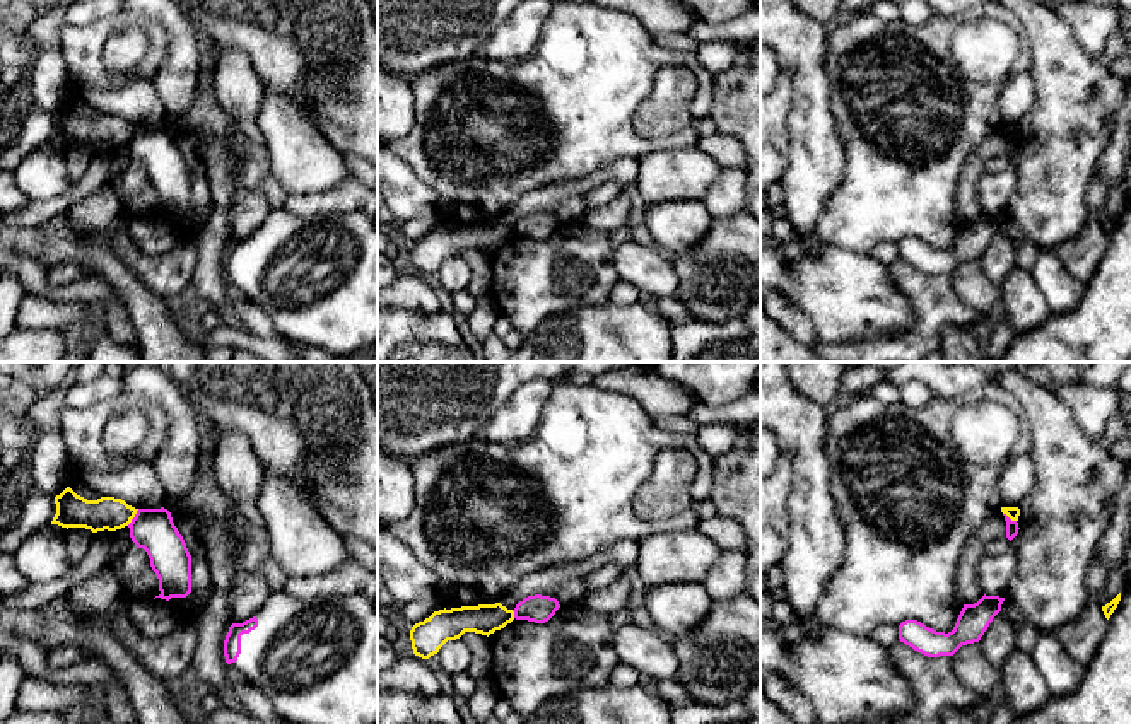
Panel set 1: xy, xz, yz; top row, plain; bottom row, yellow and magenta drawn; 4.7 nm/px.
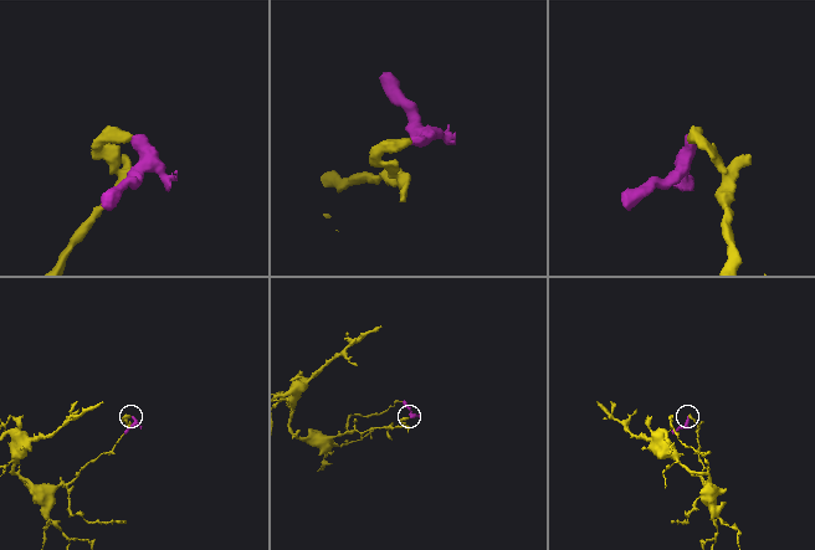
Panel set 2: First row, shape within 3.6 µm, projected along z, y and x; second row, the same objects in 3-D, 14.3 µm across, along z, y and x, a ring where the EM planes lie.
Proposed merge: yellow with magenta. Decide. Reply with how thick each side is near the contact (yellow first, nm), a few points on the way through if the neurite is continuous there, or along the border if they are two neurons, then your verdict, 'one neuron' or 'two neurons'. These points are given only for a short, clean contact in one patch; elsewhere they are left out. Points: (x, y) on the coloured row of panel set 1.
160 nm thick on the yellow side, 200 nm on the other; border along xy (139, 509), (127, 525); two neurons

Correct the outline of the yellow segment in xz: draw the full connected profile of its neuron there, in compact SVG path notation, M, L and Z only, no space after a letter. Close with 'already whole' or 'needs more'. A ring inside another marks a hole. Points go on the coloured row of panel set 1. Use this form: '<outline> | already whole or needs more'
M501 603L461 606L434 611L410 630L413 654L429 659L448 640L460 639L465 632L490 635L514 620L514 611Z | already whole

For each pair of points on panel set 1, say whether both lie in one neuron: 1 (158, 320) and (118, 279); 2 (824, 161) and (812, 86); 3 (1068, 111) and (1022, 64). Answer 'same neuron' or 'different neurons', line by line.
1: same neuron
2: same neuron
3: different neurons

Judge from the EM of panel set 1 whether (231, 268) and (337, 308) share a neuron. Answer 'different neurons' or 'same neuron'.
same neuron

